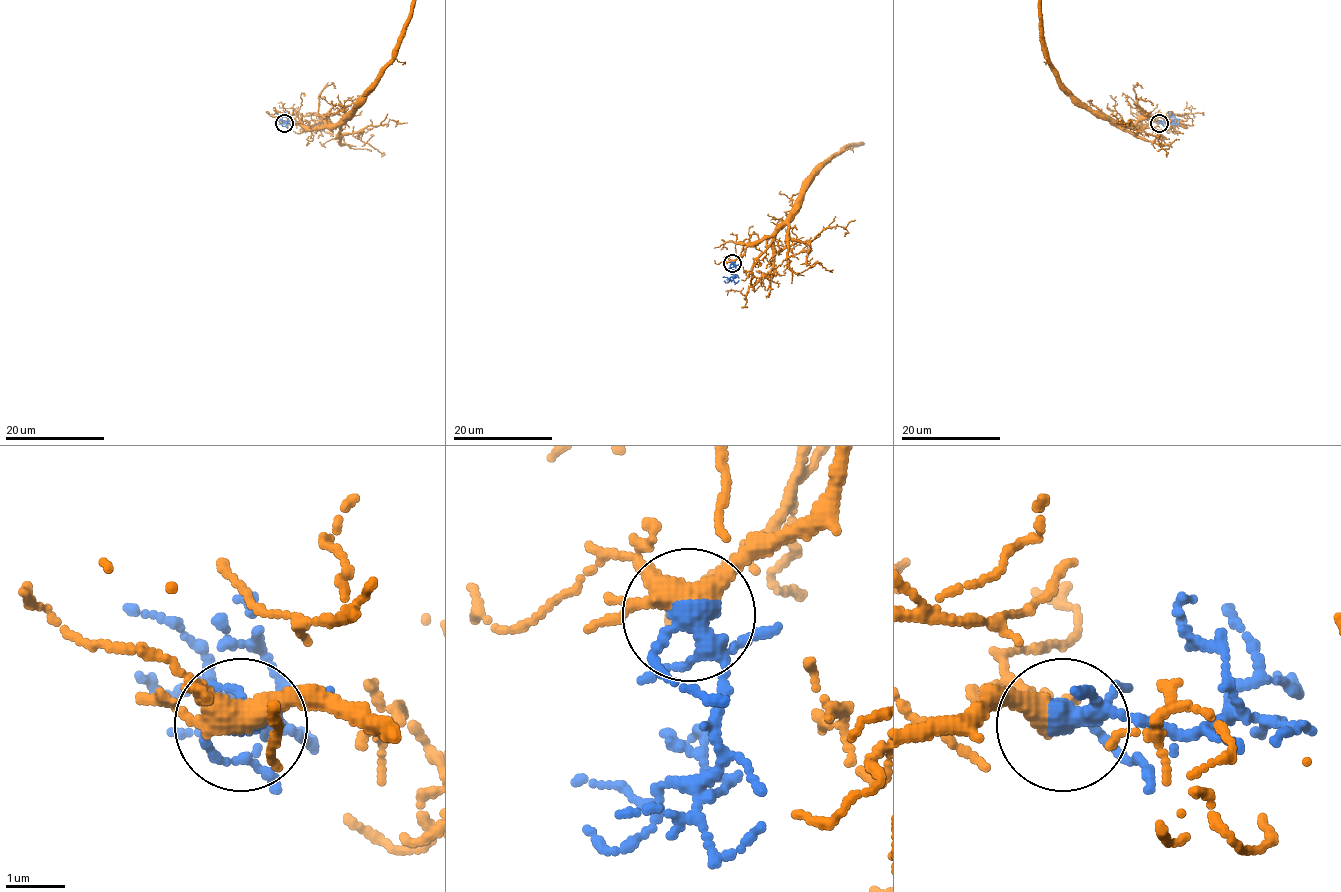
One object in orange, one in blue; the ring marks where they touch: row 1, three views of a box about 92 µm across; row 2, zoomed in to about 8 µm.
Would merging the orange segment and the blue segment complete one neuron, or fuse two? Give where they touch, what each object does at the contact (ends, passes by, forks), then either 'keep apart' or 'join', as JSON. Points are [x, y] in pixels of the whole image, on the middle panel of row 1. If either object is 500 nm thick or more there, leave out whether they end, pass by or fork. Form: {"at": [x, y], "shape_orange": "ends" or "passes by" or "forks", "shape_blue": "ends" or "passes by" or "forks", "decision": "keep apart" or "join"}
{"at": [732, 263], "shape_orange": "forks", "shape_blue": "forks", "decision": "join"}

